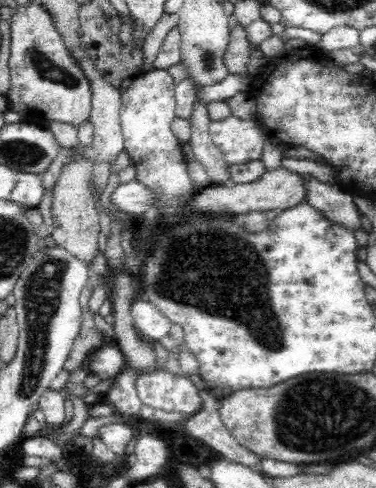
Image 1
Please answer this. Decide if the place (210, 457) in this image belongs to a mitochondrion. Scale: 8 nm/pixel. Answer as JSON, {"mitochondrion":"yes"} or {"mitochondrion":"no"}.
{"mitochondrion":"no"}

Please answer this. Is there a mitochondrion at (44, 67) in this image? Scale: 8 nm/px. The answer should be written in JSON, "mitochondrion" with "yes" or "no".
{"mitochondrion":"yes"}

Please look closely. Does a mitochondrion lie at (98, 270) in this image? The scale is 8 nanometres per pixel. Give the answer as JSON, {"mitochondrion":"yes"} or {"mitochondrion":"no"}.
{"mitochondrion":"no"}

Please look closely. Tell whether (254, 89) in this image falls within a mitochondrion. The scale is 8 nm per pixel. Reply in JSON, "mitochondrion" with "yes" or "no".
{"mitochondrion":"no"}

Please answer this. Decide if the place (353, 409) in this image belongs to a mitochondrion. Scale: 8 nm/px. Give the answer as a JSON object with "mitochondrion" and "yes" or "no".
{"mitochondrion":"yes"}

